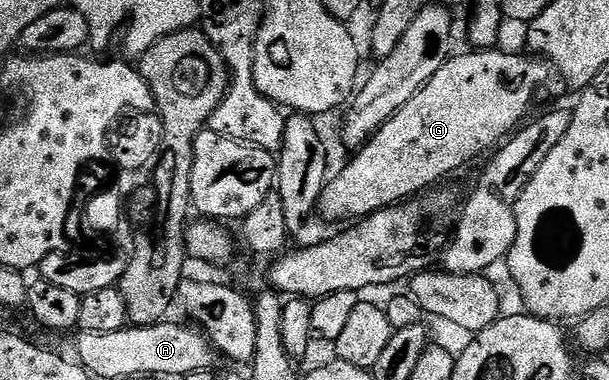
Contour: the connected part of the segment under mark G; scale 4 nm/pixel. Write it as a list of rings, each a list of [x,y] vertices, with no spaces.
[[[471,49],[468,55],[452,54],[447,63],[429,77],[413,101],[400,109],[364,147],[354,152],[351,160],[336,175],[334,172],[328,178],[319,198],[318,214],[327,219],[358,221],[375,211],[402,204],[418,196],[415,195],[418,191],[434,188],[439,185],[434,183],[441,182],[446,175],[461,170],[478,155],[486,156],[492,149],[498,148],[532,114],[531,102],[539,87],[546,85],[549,72],[548,64],[542,58],[530,53],[518,55],[515,51],[499,50]]]

